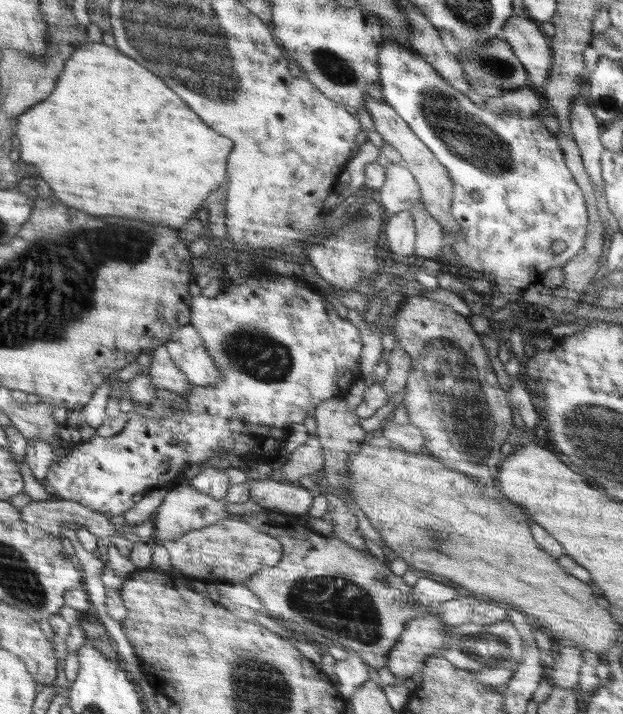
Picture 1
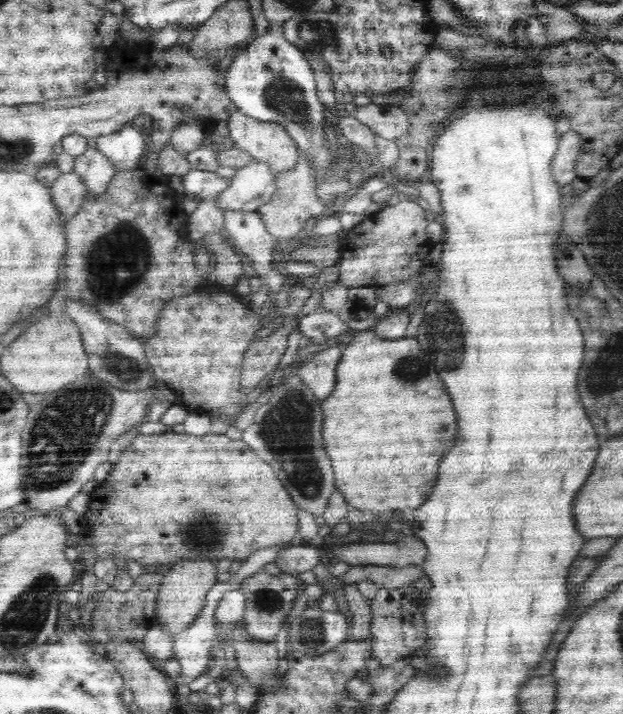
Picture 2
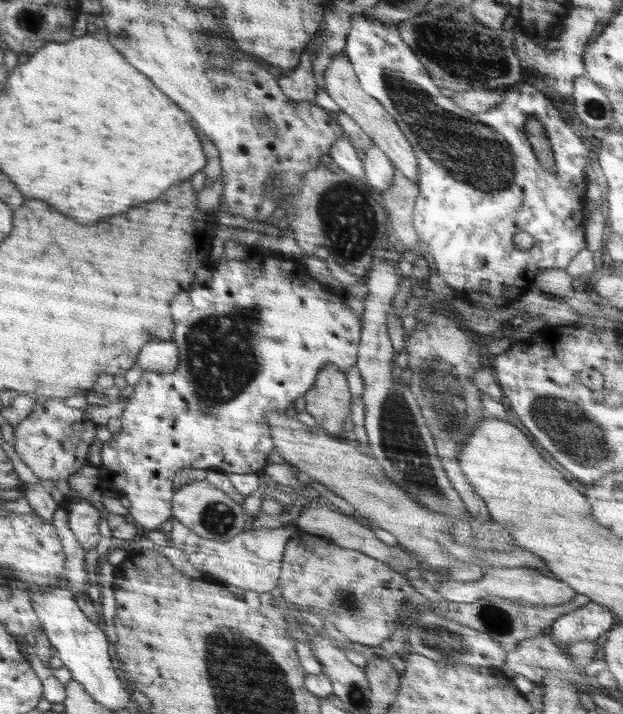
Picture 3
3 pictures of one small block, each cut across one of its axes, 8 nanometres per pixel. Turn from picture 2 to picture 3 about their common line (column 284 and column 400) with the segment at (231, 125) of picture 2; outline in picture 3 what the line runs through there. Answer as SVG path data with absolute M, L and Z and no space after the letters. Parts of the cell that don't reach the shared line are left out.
M343 52L332 56L329 65L323 72L323 77L323 88L340 107L340 110L348 114L372 139L373 144L388 156L396 169L417 184L419 164L416 160L412 145L406 140L401 128L396 124L396 121L392 119L392 116L379 104L379 100L376 100L373 96L364 92L364 89L360 86L357 74L354 72L352 63Z

